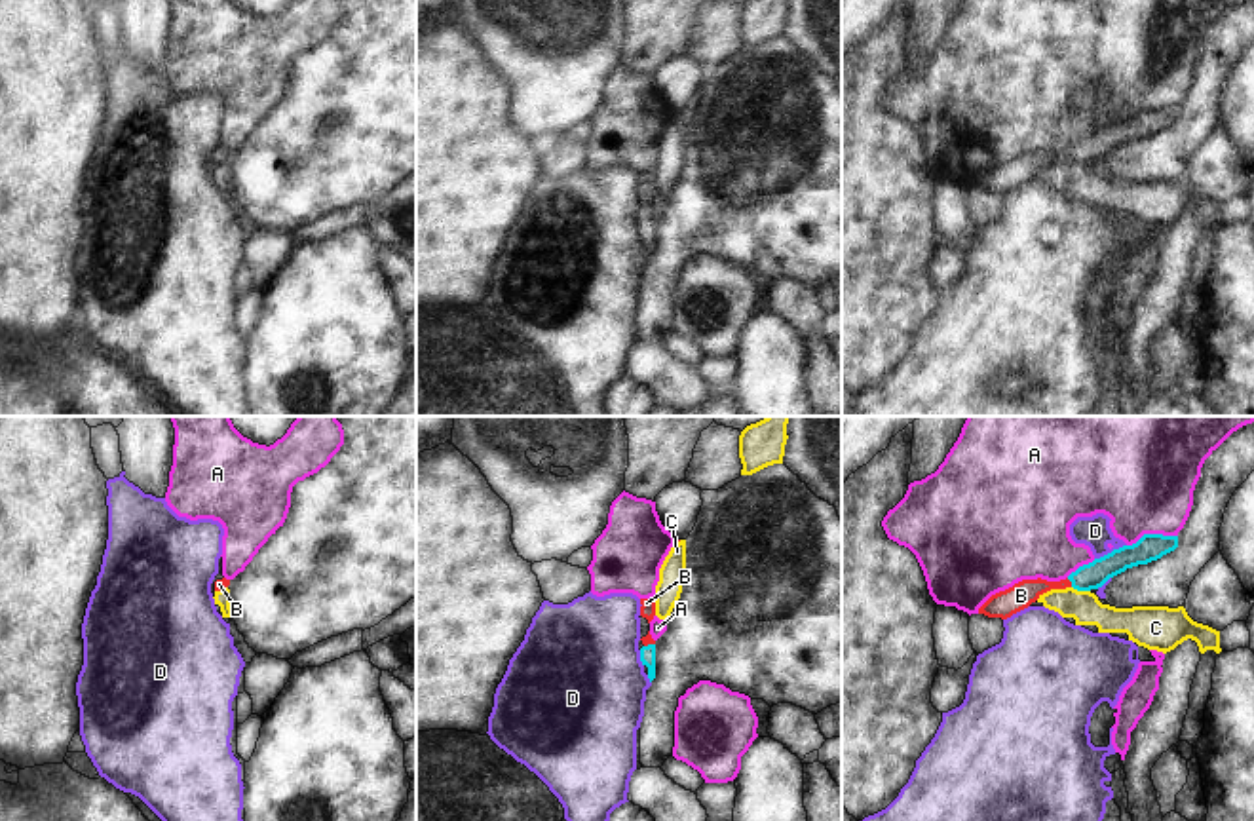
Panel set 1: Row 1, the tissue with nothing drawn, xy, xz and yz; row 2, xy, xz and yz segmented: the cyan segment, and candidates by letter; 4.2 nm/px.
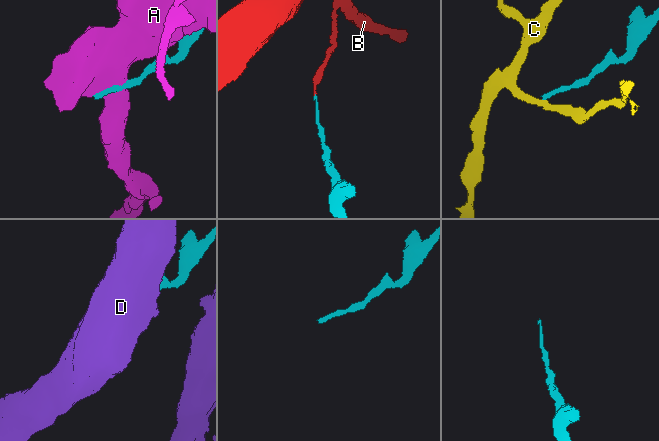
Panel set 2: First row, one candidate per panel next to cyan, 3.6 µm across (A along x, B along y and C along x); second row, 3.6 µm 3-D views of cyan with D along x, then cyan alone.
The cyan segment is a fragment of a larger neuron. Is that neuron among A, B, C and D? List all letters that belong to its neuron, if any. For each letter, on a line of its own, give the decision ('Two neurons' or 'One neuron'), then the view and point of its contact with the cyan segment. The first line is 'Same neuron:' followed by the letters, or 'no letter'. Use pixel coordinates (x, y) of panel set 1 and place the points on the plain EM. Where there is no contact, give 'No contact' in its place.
Same neuron: B
A: Two neurons. Touches cyan at yz (1152, 109)
B: One neuron. Touches cyan at yz (1070, 154)
C: Two neurons. Touches cyan at yz (1082, 164)
D: Two neurons. Touches cyan at yz (1112, 126)

